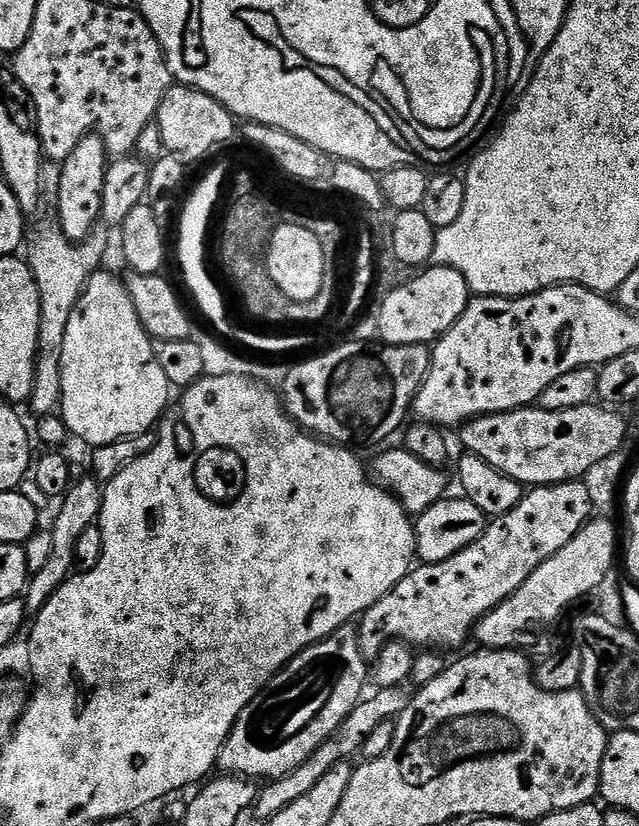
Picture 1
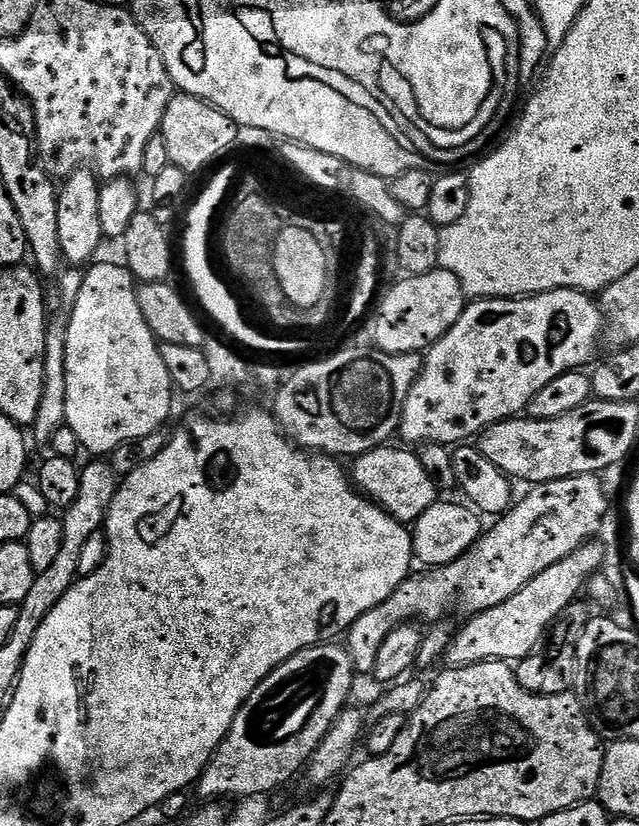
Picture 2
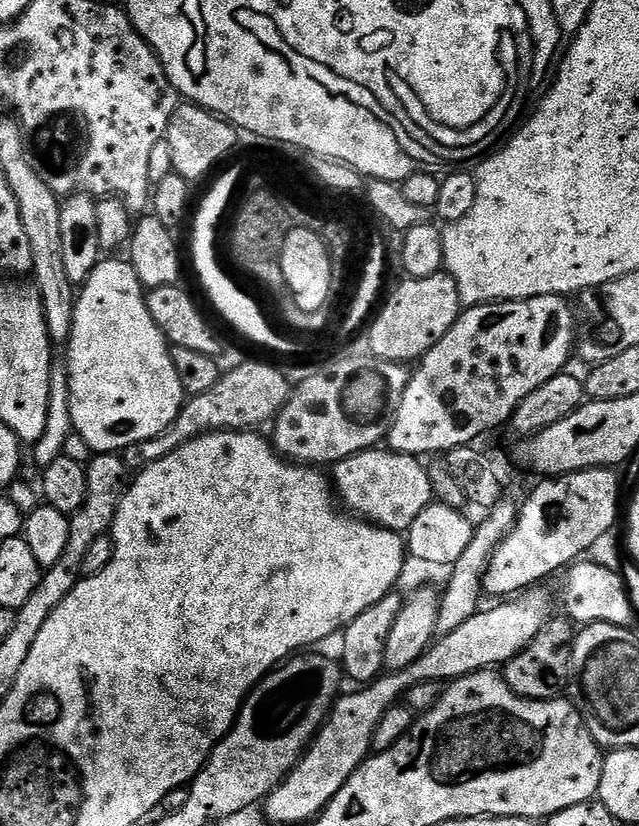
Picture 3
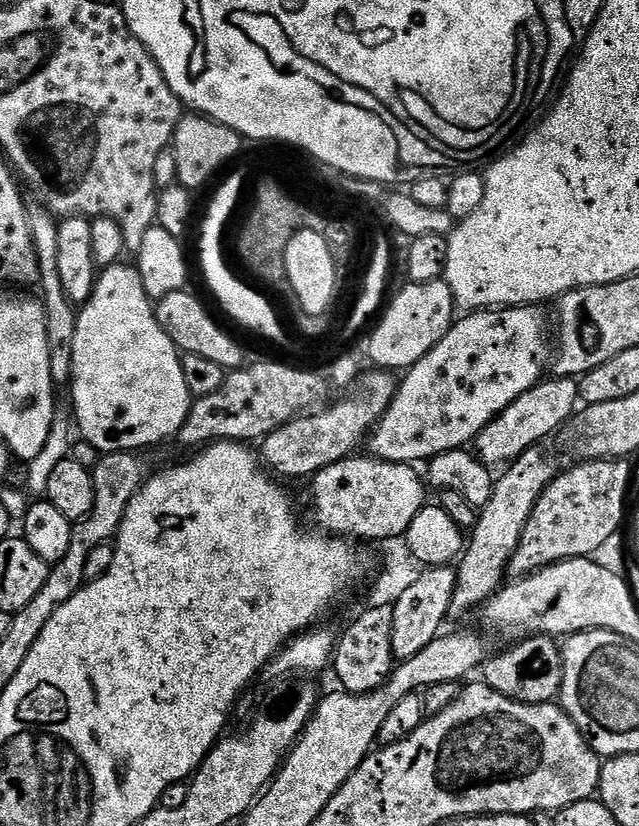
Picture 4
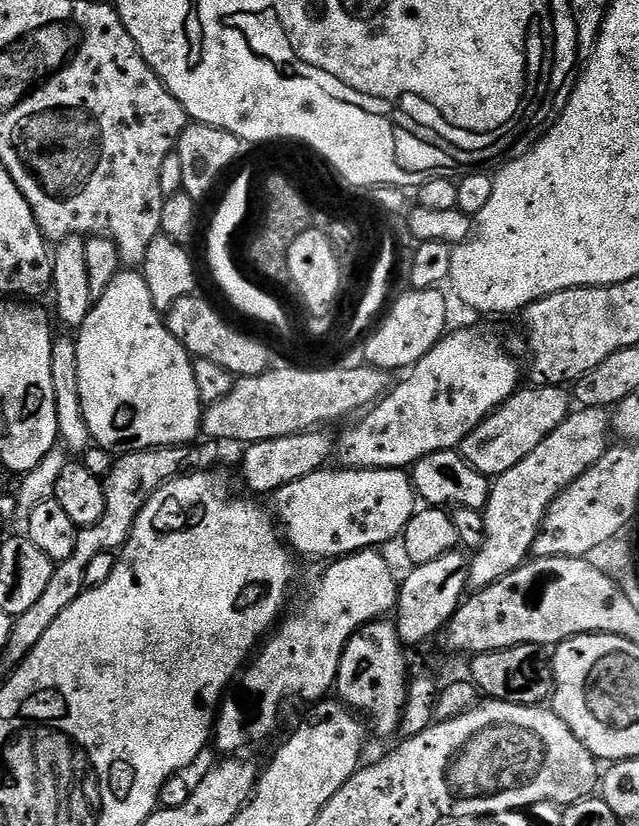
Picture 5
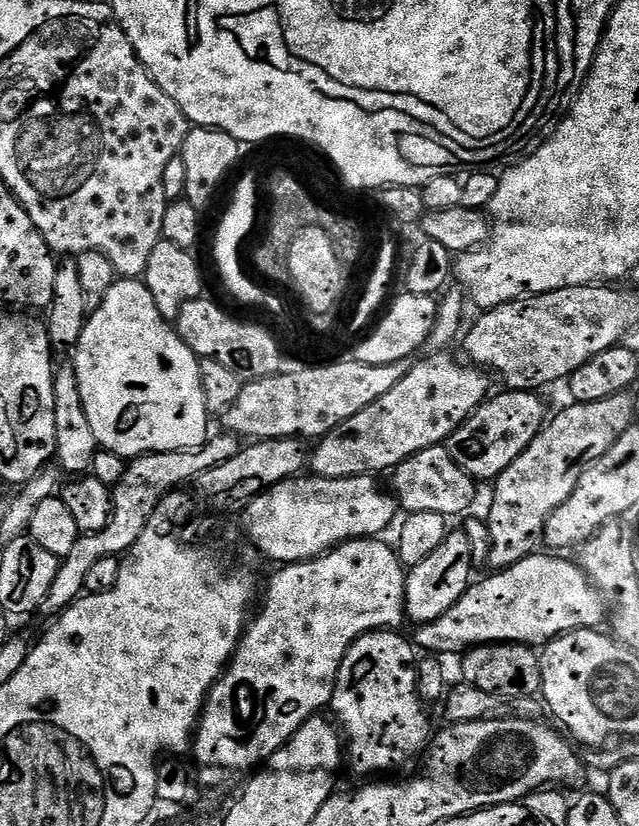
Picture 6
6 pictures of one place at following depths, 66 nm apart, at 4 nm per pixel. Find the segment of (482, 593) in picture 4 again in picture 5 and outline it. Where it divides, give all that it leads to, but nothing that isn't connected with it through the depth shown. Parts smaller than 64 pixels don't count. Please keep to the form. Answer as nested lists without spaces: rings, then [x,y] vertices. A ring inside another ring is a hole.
[[[580,408],[573,411],[549,436],[542,438],[518,466],[491,481],[488,505],[483,508],[485,540],[473,551],[468,566],[468,583],[473,589],[489,588],[494,582],[518,570],[532,556],[532,546],[540,532],[540,523],[554,498],[610,447],[610,416],[603,408]]]

